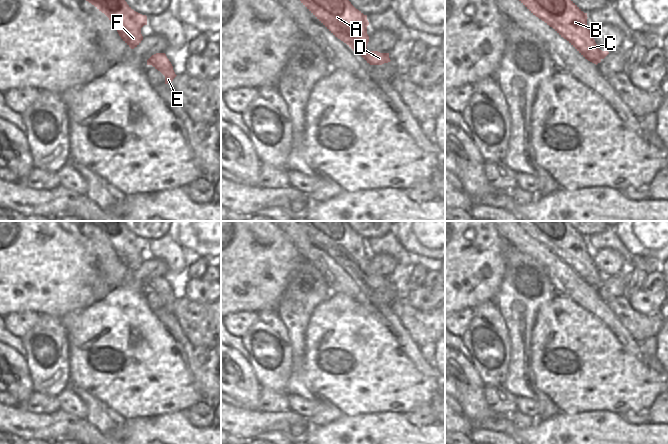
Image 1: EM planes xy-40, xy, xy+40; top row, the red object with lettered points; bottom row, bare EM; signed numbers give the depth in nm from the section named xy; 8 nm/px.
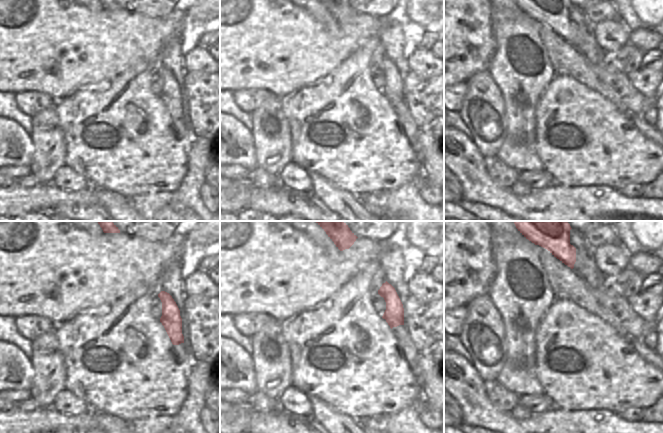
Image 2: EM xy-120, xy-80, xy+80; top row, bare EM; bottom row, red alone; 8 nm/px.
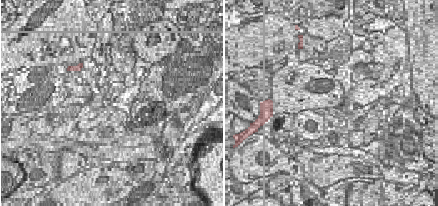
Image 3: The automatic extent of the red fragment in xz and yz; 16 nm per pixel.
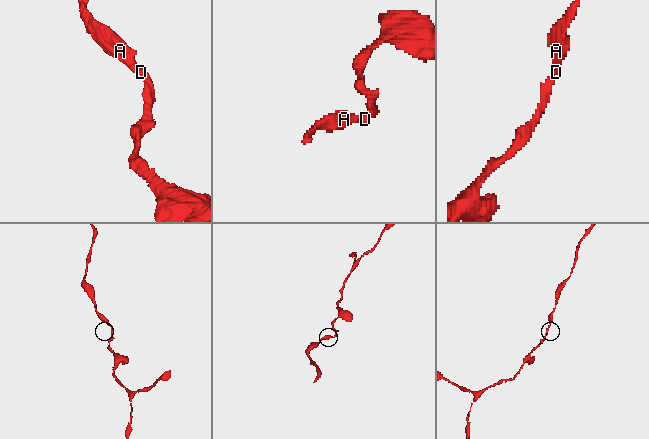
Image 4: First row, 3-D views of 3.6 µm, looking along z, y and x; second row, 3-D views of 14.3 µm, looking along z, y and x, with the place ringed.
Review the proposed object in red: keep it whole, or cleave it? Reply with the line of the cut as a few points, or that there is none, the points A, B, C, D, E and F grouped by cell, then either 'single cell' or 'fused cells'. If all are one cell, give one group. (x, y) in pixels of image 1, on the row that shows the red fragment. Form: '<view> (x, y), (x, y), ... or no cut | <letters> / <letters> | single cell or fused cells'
no cut | A B C D E F | single cell

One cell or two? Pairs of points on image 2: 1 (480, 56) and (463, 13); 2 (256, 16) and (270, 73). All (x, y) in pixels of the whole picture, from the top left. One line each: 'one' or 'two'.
1: one
2: one

